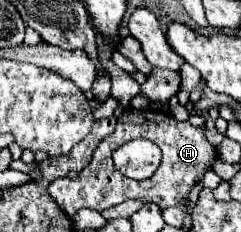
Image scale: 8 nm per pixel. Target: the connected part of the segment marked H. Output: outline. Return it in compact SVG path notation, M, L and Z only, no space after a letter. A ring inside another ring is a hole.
M126 108L122 112L122 116L118 118L116 132L98 144L90 164L80 172L80 178L76 182L68 182L68 180L58 180L56 178L48 186L48 194L52 194L56 204L68 216L74 216L74 212L78 212L80 208L94 208L94 210L102 212L104 208L116 206L116 204L120 204L124 200L154 202L164 210L168 206L178 206L180 204L180 200L192 190L192 186L210 168L214 158L218 158L216 148L204 138L204 130L194 128L190 122L178 122L168 112L156 112L152 108L146 108L146 110ZM134 138L152 140L162 150L162 162L160 162L158 170L154 172L154 176L148 178L148 180L126 178L124 174L120 174L114 168L112 152L116 148L124 146L126 142L134 140Z

